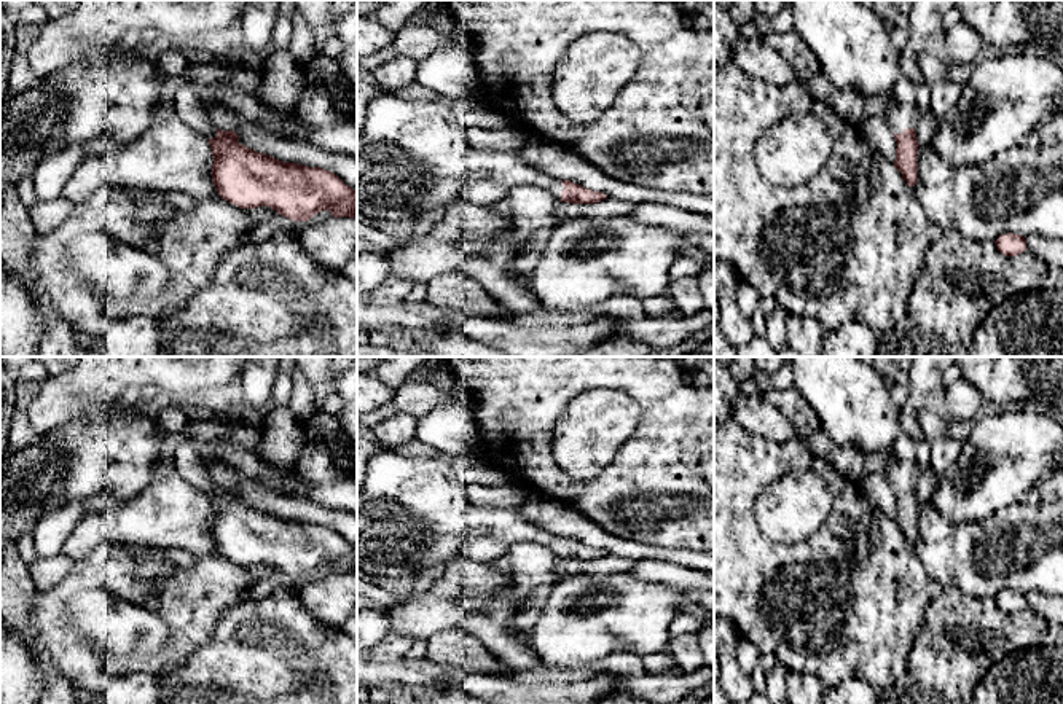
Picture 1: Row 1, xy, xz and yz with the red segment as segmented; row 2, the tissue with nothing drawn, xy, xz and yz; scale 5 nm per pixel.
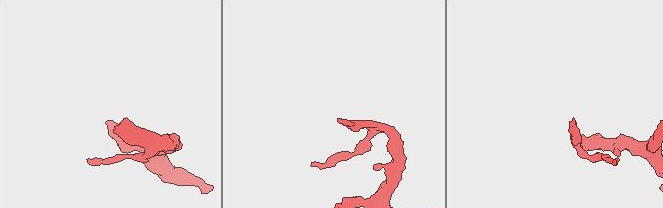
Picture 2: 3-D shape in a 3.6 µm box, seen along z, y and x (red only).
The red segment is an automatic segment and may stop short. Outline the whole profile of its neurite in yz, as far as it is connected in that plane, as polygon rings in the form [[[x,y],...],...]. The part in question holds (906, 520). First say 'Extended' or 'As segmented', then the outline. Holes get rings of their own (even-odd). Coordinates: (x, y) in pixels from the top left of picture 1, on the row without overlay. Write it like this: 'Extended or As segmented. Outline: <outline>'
Extended. Outline: [[[892,457],[885,473],[889,478],[897,499],[894,524],[902,530],[908,543],[918,538],[918,495],[915,487],[915,463]]]

